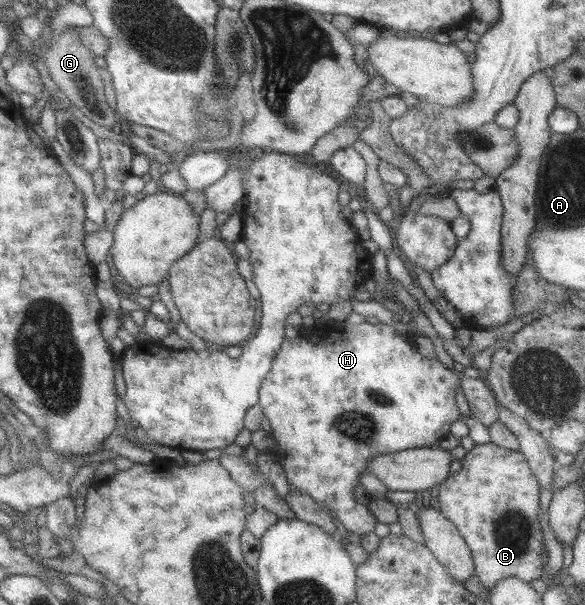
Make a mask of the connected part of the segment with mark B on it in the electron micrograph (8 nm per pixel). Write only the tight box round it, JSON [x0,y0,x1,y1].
[438,441,547,589]

